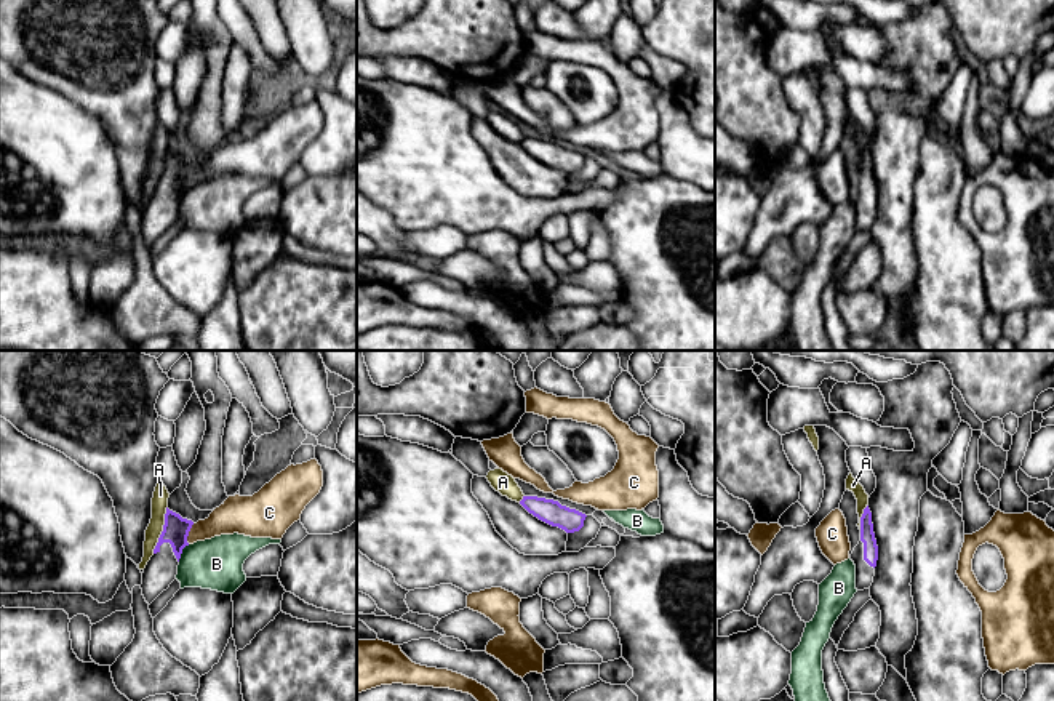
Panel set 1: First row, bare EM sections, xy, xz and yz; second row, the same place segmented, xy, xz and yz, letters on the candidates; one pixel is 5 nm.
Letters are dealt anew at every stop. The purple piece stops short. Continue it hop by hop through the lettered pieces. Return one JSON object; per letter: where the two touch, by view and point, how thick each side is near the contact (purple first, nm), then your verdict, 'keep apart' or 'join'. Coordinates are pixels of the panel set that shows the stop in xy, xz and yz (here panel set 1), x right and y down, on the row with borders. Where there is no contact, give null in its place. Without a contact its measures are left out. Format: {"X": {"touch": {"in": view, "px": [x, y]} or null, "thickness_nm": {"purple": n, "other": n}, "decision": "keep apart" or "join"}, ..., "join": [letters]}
{"A": {"touch": {"in": "xy", "px": [163, 530]}, "thickness_nm": {"purple": 130, "other": 80}, "decision": "keep apart"}, "B": {"touch": {"in": "xy", "px": [181, 552]}, "thickness_nm": {"purple": 130, "other": 260}, "decision": "keep apart"}, "C": {"touch": {"in": "xy", "px": [187, 533]}, "thickness_nm": {"purple": 130, "other": 170}, "decision": "keep apart"}, "join": []}

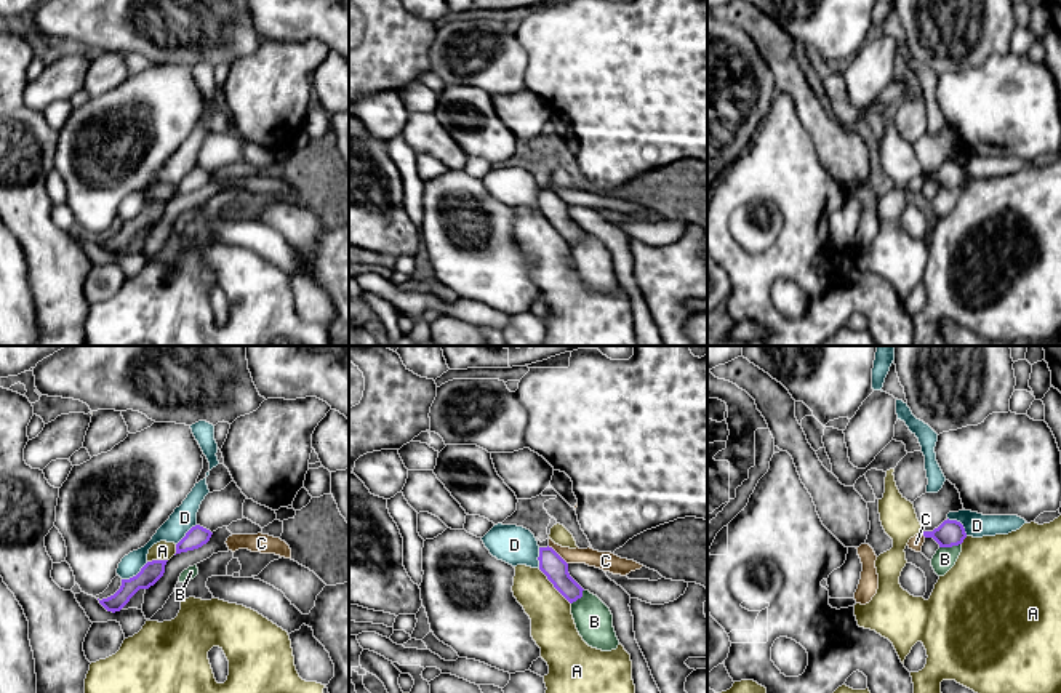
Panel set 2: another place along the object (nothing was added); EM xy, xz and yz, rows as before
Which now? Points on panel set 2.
{"A": {"touch": {"in": "xz", "px": [554, 586]}, "thickness_nm": {"purple": 120, "other": 220}, "decision": "keep apart"}, "B": {"touch": {"in": "yz", "px": [949, 546]}, "thickness_nm": {"purple": 130, "other": 110}, "decision": "keep apart"}, "C": {"touch": {"in": "xz", "px": [557, 554]}, "thickness_nm": {"purple": 120, "other": 100}, "decision": "keep apart"}, "D": {"touch": {"in": "xy", "px": [136, 575]}, "thickness_nm": {"purple": 100, "other": 110}, "decision": "keep apart"}, "join": []}

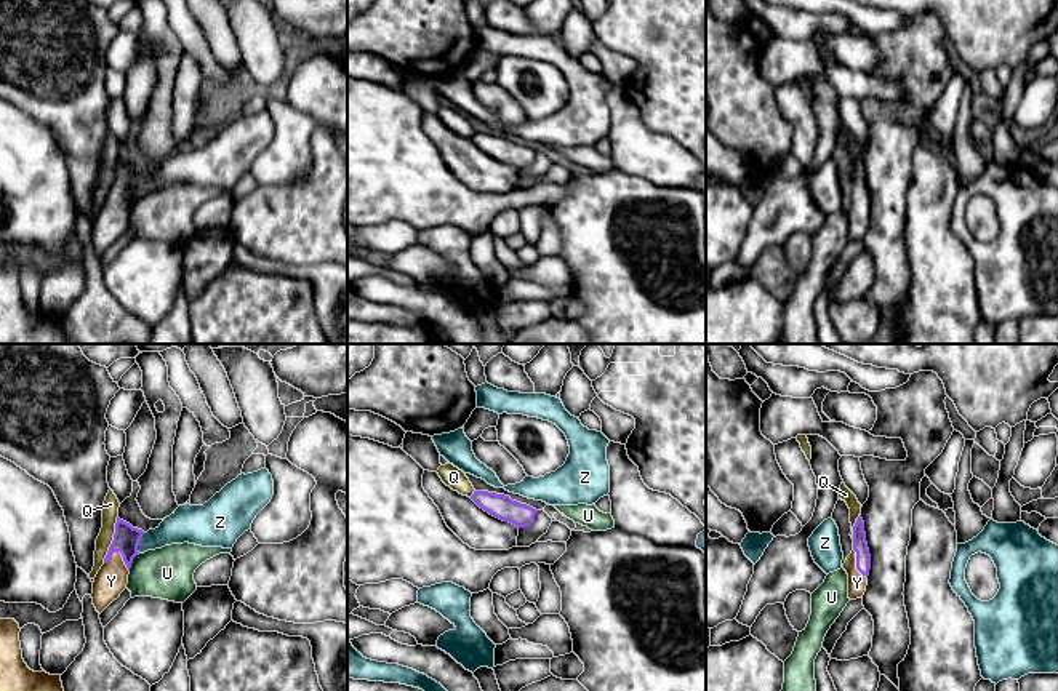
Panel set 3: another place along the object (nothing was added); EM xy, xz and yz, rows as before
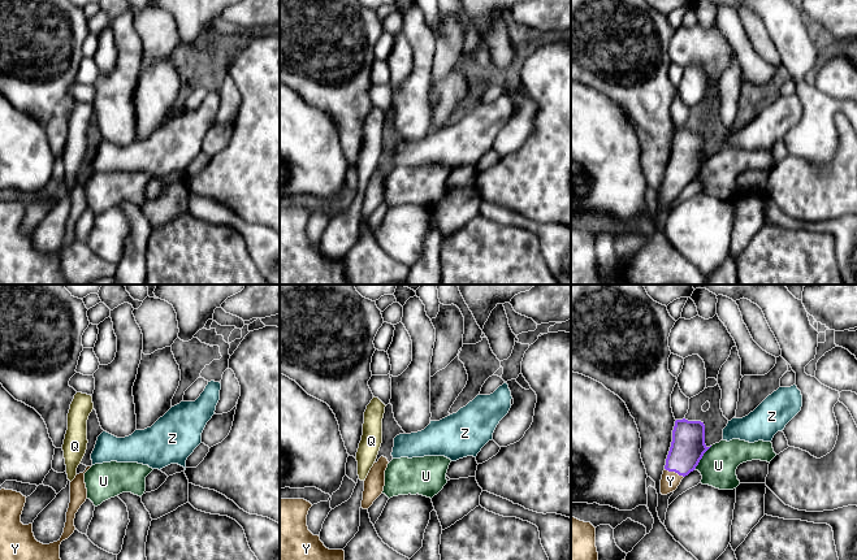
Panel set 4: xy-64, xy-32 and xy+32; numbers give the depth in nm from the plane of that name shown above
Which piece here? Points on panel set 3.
{"Q": {"touch": {"in": "xy", "px": [114, 539]}, "thickness_nm": {"purple": 130, "other": 80}, "decision": "keep apart"}, "U": {"touch": {"in": "xy", "px": [132, 562]}, "thickness_nm": {"purple": 130, "other": 260}, "decision": "keep apart"}, "Y": {"touch": {"in": "xy", "px": [120, 552]}, "thickness_nm": {"purple": 130, "other": 160}, "decision": "join"}, "Z": {"touch": {"in": "xy", "px": [138, 543]}, "thickness_nm": {"purple": 130, "other": 170}, "decision": "keep apart"}, "join": ["Y"]}

